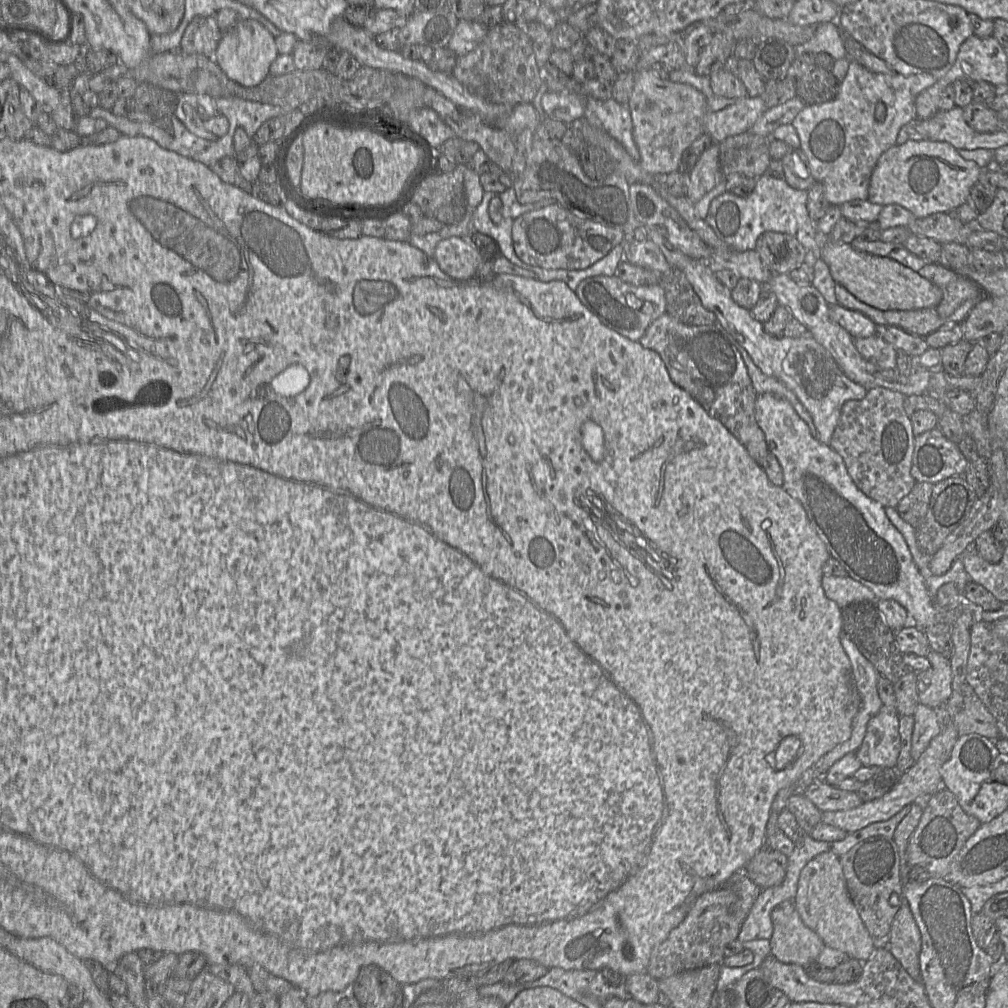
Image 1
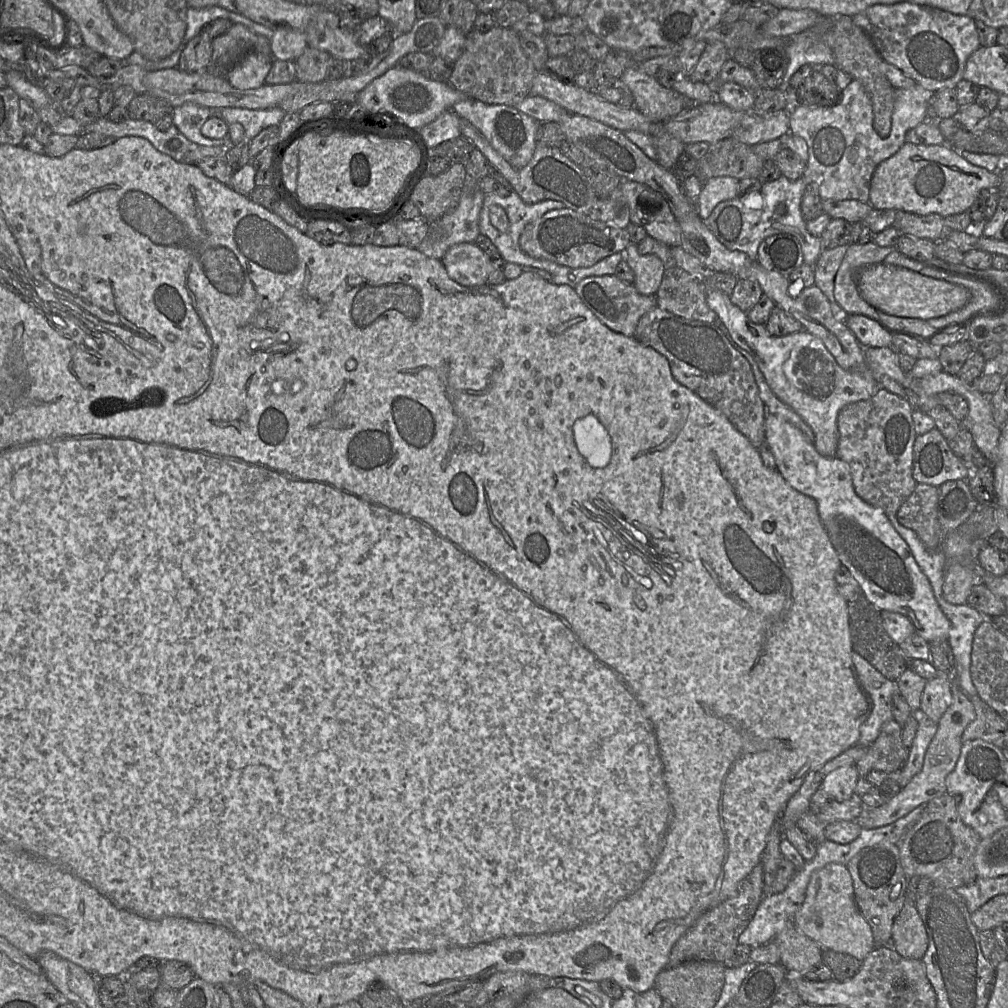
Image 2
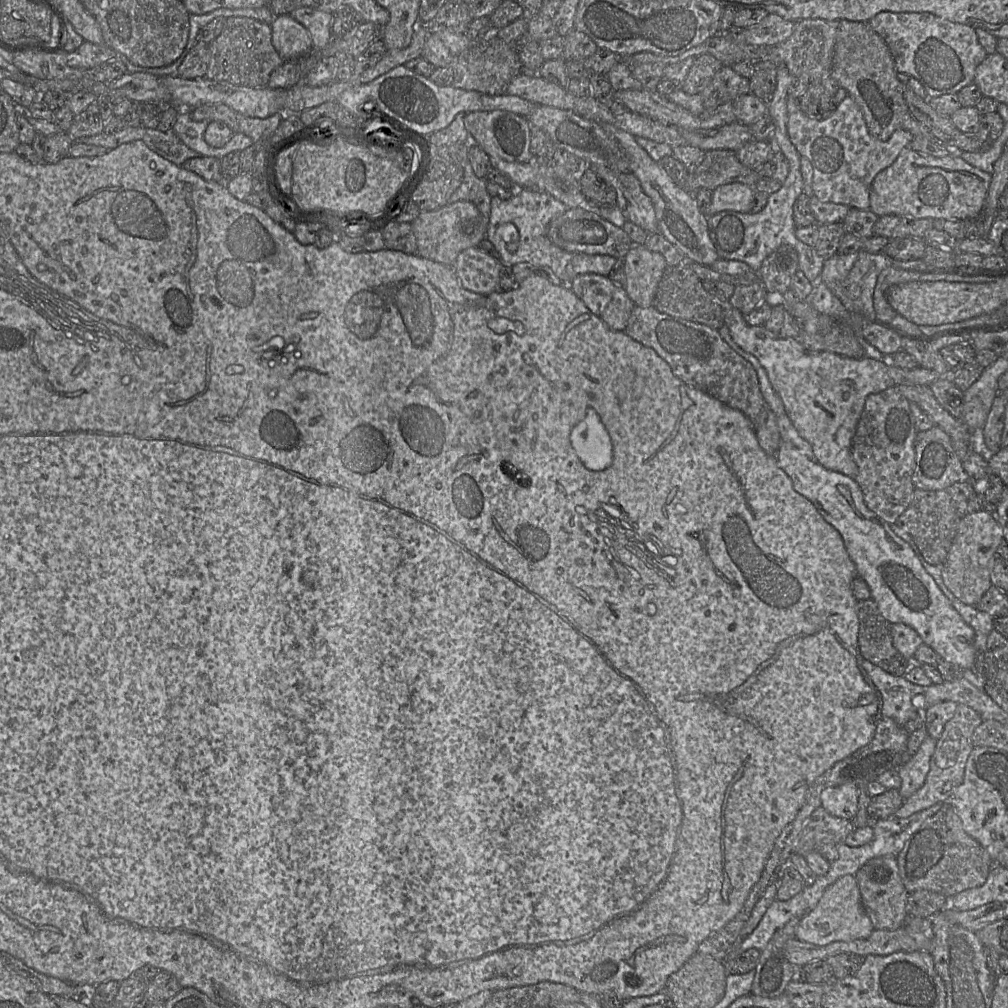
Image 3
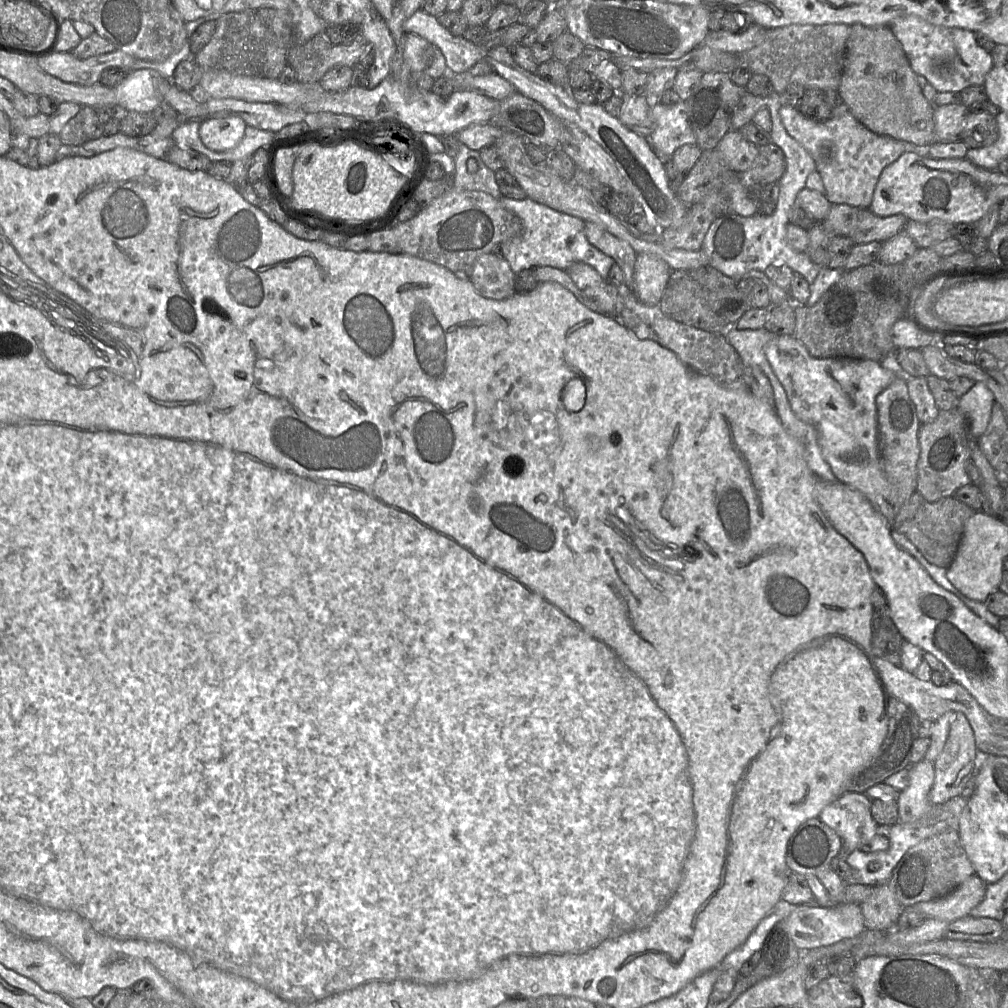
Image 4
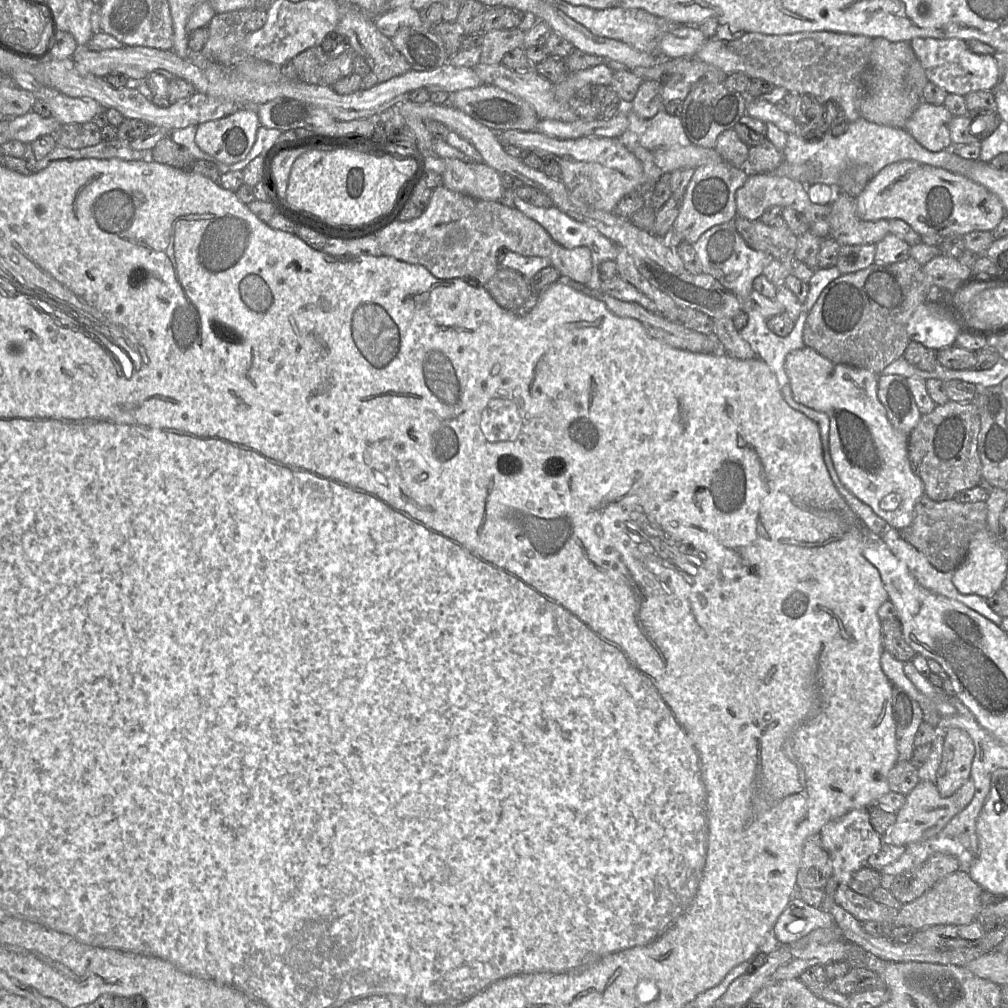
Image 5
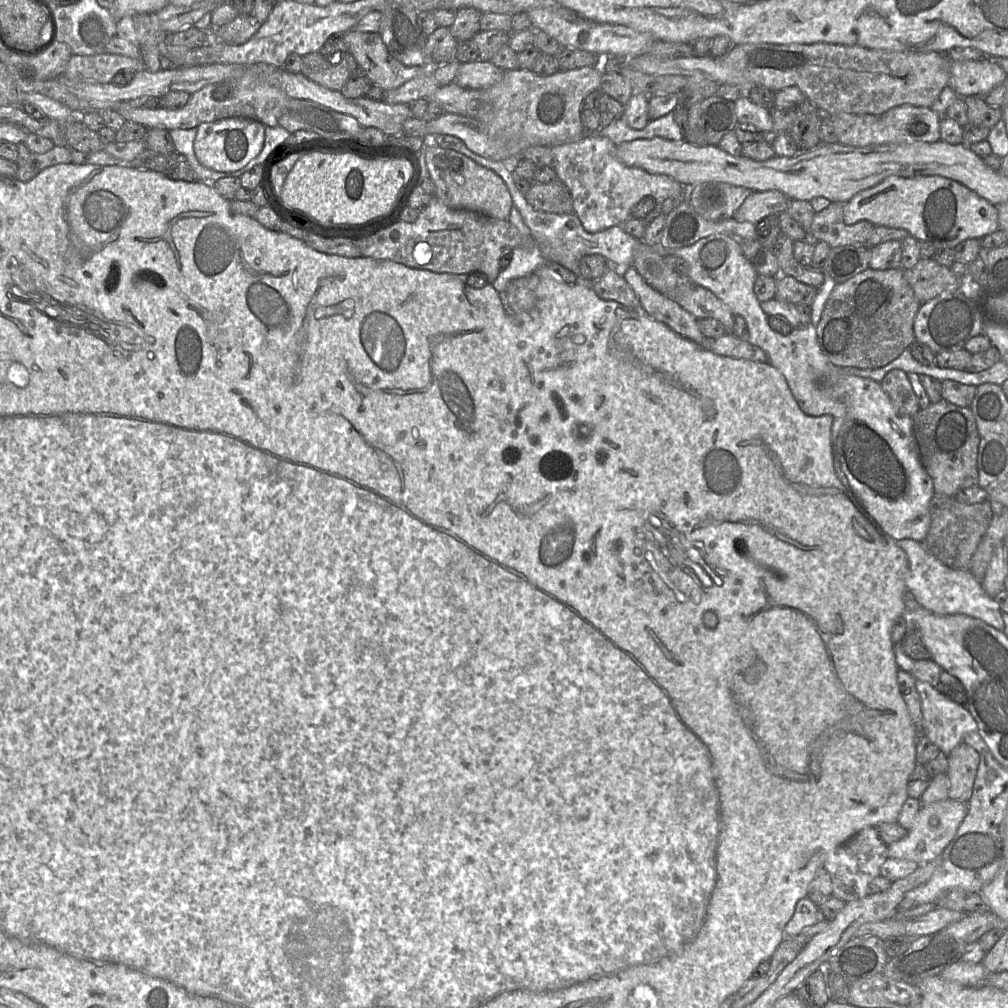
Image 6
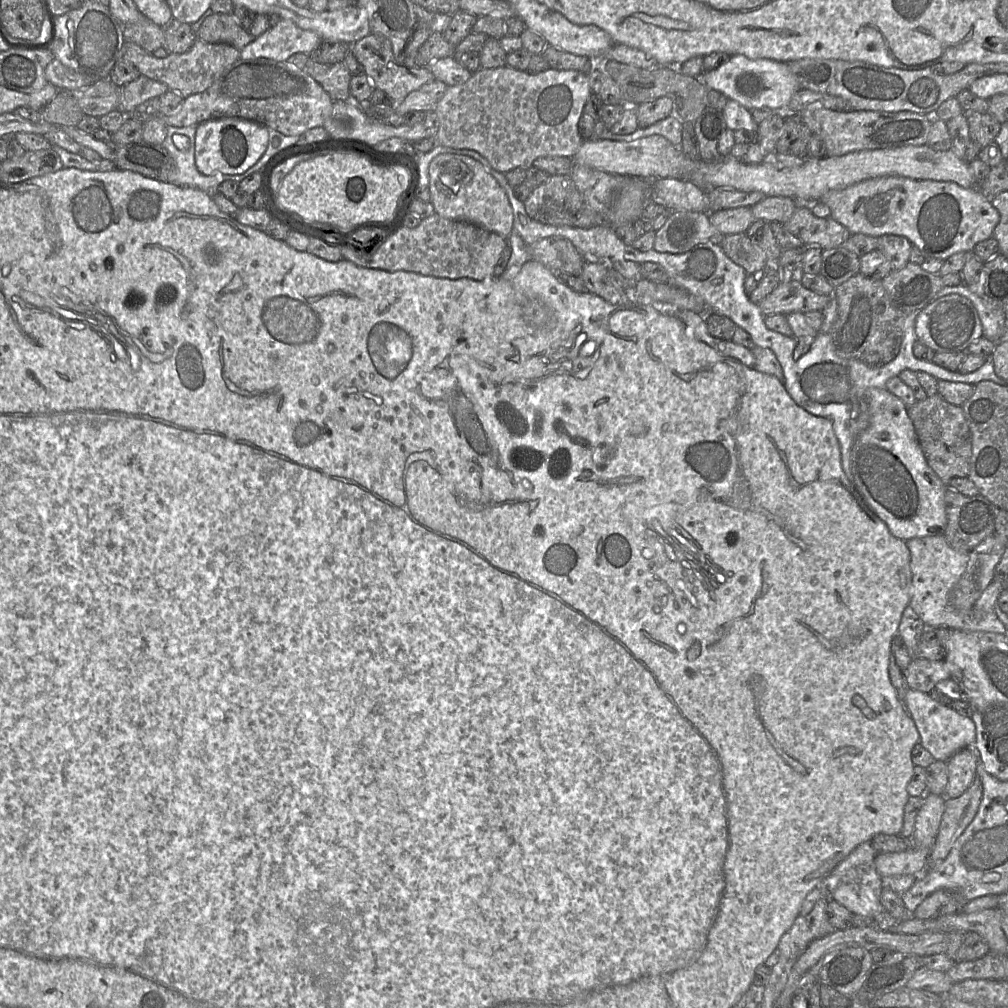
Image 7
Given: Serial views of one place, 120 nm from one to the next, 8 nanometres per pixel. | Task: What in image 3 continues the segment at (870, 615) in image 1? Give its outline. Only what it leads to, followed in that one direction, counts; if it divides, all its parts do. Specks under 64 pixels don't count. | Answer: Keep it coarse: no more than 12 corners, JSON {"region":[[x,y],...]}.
{"region":[[873,599],[858,600],[861,655],[893,676],[915,658],[893,645],[891,624]]}

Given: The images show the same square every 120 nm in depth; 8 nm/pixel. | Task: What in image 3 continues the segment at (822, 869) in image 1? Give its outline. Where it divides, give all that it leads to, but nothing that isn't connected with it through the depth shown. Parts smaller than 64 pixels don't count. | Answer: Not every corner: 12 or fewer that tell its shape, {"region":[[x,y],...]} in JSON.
{"region":[[855,876],[830,885],[795,938],[826,946],[873,930]]}

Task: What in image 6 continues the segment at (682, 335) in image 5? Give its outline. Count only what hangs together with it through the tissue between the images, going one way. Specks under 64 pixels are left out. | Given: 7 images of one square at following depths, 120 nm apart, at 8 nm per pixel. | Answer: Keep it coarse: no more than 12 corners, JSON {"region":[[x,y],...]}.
{"region":[[734,335],[704,339],[715,354],[768,362],[759,347]]}

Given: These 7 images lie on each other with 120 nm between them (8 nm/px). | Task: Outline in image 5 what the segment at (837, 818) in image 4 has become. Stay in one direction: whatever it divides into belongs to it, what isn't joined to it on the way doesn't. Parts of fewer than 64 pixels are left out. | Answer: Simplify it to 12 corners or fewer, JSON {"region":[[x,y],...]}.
{"region":[[870,808],[848,812],[820,831],[833,878],[849,885],[883,837]]}

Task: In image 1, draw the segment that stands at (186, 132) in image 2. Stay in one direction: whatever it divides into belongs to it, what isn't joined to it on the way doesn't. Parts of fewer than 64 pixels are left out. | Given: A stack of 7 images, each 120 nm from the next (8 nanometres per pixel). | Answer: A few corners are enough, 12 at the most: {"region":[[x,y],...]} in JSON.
{"region":[[179,93],[174,115],[192,134],[219,139],[204,122],[219,113],[216,99]]}

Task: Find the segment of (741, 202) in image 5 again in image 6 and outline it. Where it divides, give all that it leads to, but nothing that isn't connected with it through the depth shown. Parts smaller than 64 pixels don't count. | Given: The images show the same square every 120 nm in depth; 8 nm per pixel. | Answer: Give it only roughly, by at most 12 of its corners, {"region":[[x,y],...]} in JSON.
{"region":[[777,190],[752,191],[734,213],[756,224],[785,212],[790,198]]}

